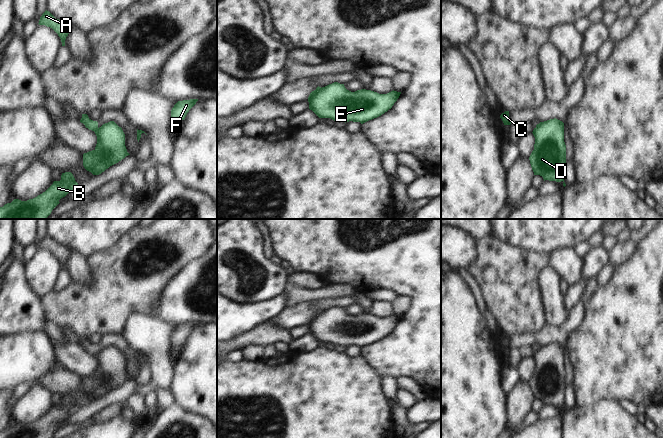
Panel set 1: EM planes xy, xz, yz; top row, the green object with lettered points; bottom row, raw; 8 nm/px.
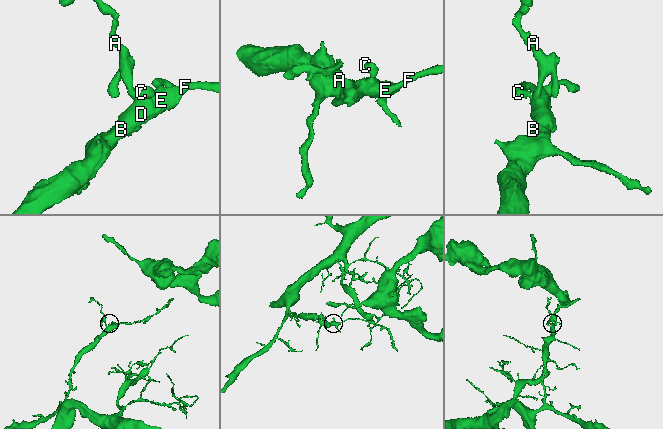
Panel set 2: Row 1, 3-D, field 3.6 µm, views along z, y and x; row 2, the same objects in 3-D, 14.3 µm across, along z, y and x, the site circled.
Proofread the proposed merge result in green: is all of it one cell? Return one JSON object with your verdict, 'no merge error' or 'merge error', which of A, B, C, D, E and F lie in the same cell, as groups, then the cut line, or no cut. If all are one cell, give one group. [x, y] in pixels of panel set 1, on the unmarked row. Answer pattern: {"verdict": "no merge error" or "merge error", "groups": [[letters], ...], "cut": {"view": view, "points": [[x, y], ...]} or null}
{"verdict": "merge error", "groups": [["A"], ["B", "C", "D", "E", "F"]], "cut": {"view": "xy", "points": [[98, 352], [94, 355]]}}

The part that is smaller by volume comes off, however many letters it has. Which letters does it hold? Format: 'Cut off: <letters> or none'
Cut off: A.

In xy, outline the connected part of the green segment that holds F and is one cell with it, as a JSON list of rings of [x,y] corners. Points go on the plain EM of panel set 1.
[[[198,323],[178,325],[171,334],[171,346],[180,346],[185,343],[189,334],[196,328]]]

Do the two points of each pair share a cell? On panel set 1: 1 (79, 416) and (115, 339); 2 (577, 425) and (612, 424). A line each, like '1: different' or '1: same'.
1: different
2: same

